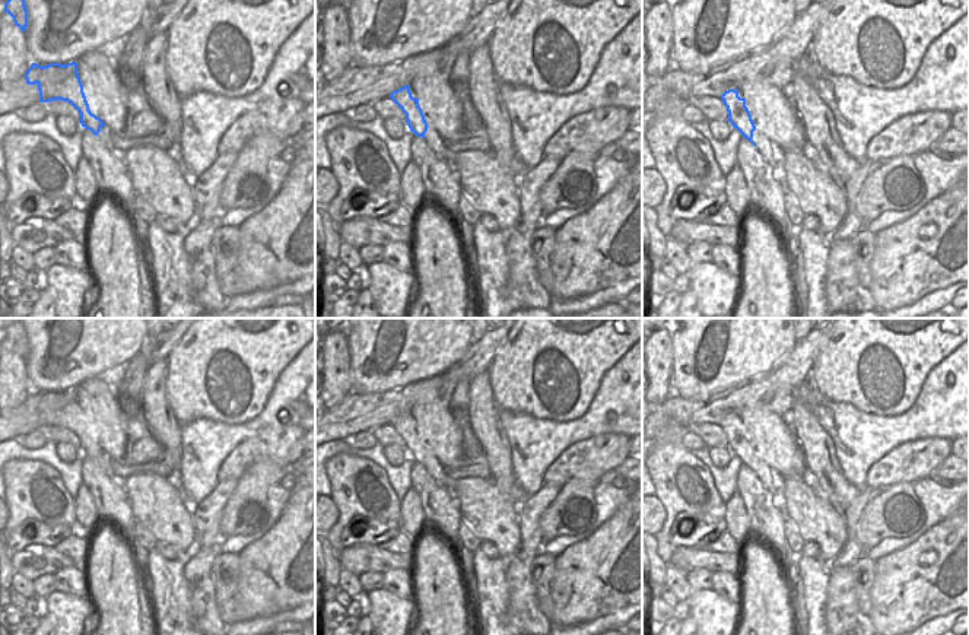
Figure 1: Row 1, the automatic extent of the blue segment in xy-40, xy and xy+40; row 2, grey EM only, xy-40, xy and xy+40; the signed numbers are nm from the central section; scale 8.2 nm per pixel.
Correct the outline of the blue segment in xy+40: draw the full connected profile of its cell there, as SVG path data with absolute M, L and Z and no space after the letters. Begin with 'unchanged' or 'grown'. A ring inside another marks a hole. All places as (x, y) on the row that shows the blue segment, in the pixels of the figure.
grown; M736 88L725 91L721 99L727 107L731 126L753 143L762 158L775 168L779 177L784 169L785 152L756 128L750 111L746 107L746 98L740 98Z

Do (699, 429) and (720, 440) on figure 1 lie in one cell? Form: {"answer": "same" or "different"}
{"answer": "same"}

